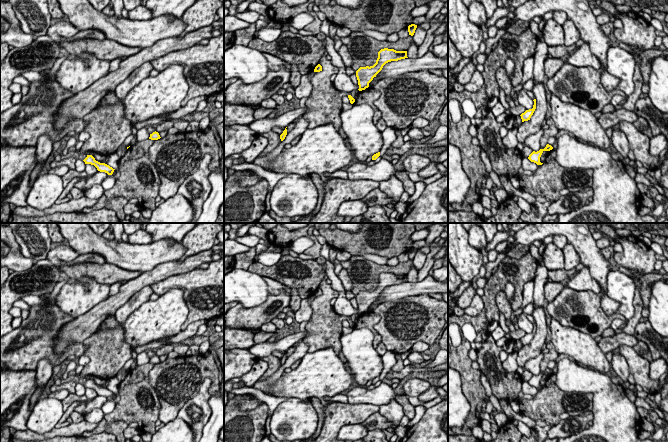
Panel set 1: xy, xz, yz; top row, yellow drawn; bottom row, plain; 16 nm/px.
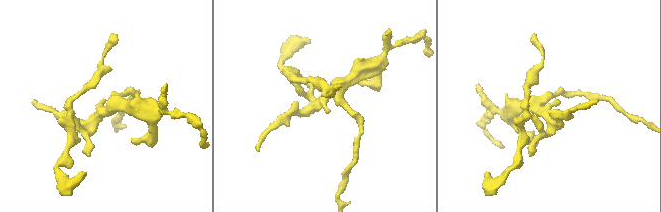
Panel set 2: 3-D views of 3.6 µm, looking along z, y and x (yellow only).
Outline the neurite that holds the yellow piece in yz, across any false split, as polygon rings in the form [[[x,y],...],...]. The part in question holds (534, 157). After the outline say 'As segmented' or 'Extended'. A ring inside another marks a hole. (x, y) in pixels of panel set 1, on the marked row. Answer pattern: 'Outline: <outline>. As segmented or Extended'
Outline: [[[547,144],[544,149],[540,149],[540,150],[537,151],[537,152],[533,151],[533,152],[529,155],[528,159],[529,159],[531,162],[536,163],[537,165],[542,165],[543,163],[540,162],[540,157],[541,157],[541,155],[542,155],[542,153],[543,153],[544,151],[550,151],[550,150],[552,150],[552,149],[553,149],[553,147],[552,147],[551,145],[549,145],[549,144]]]. As segmented

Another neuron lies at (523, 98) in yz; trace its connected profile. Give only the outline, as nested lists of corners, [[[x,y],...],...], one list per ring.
[[[521,89],[515,92],[517,93],[517,100],[520,105],[524,106],[527,110],[533,108],[534,101],[529,97],[526,89]]]

